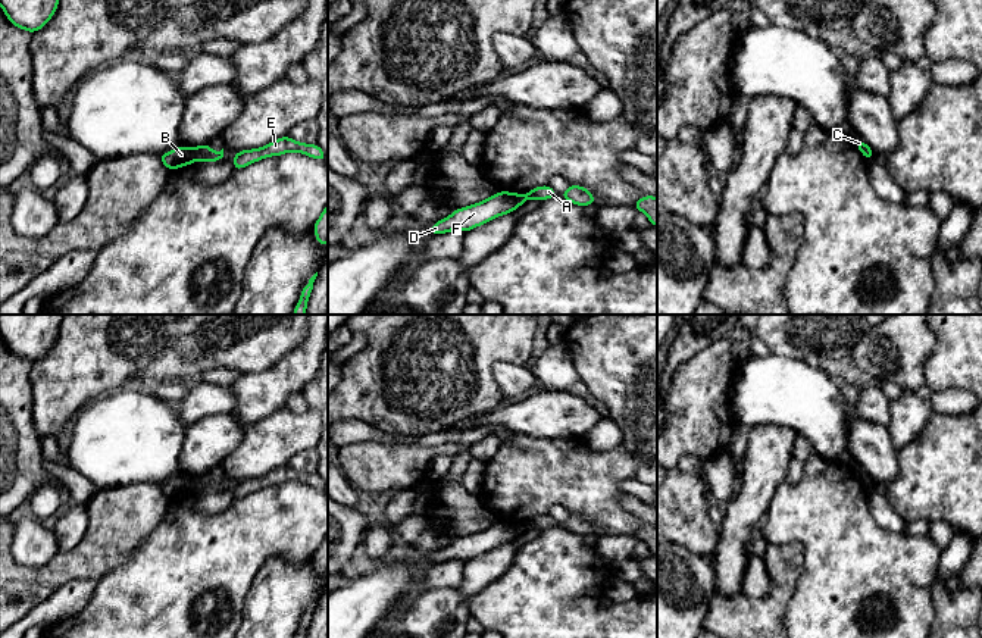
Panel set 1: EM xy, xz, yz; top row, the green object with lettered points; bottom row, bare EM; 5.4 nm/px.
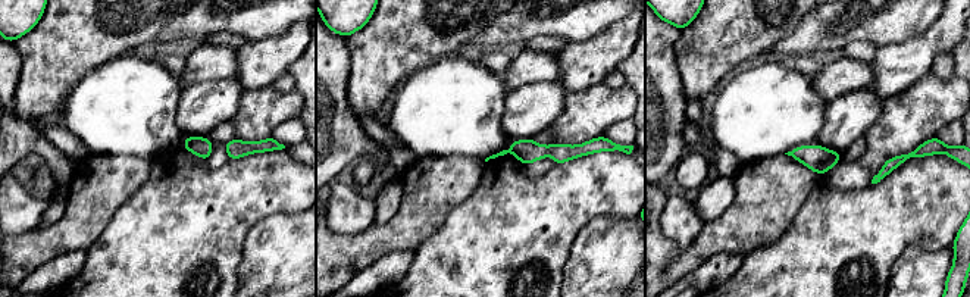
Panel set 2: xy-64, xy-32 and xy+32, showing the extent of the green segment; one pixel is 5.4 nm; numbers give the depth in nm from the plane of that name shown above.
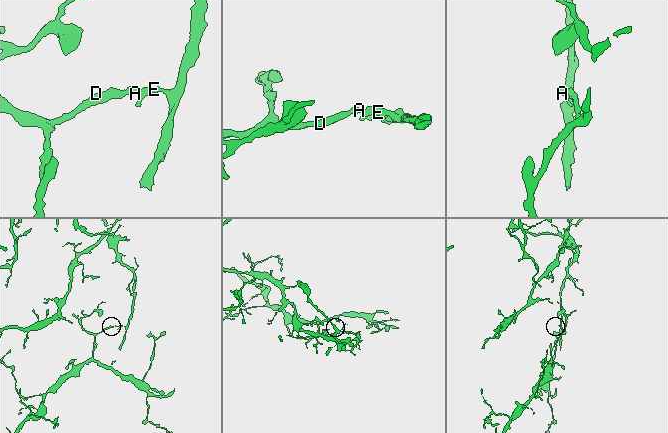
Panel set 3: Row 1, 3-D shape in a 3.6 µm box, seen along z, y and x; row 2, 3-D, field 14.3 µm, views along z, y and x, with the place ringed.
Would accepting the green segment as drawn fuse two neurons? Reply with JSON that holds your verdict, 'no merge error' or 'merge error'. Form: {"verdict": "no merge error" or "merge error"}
{"verdict": "merge error"}

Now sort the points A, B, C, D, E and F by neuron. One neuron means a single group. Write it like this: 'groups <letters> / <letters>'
groups A C E / B D F

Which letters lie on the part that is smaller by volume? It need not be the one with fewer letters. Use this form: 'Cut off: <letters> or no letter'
Cut off: A, C, E

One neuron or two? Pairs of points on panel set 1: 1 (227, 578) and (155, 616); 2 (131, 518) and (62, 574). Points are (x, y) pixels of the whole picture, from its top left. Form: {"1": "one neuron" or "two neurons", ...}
{"1": "one neuron", "2": "one neuron"}

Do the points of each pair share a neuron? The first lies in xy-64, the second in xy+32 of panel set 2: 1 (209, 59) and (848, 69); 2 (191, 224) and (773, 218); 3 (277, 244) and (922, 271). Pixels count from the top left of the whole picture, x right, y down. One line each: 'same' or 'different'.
1: same
2: different
3: same

